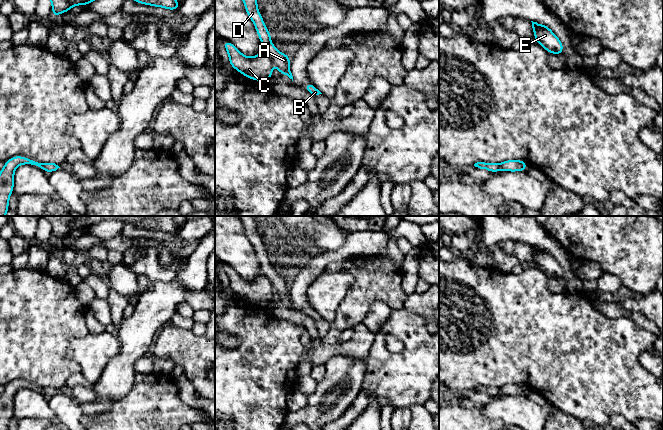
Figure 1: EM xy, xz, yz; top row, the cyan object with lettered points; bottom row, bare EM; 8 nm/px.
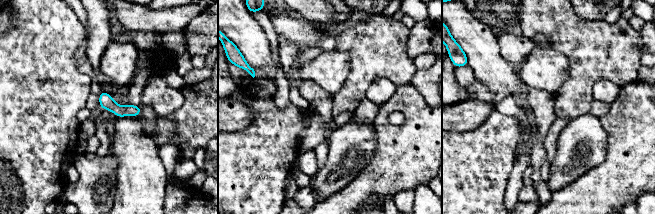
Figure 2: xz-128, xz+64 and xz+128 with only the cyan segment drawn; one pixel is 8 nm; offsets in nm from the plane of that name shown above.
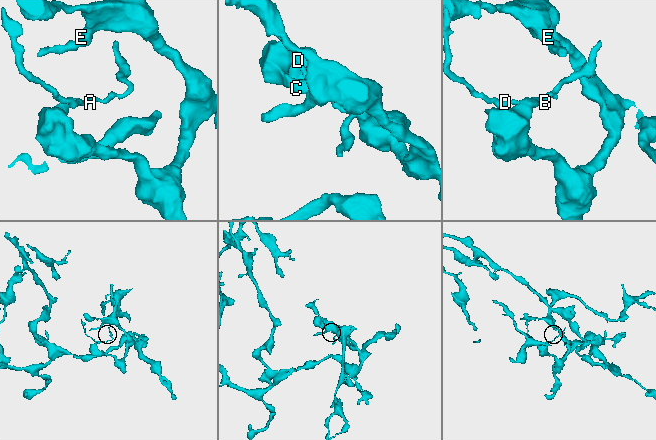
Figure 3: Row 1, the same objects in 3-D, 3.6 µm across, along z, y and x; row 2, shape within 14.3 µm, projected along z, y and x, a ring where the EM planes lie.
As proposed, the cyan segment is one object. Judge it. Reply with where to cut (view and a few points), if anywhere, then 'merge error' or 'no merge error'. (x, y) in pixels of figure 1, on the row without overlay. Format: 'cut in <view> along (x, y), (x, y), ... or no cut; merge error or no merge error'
cut in xz along (264, 275), (272, 285); merge error

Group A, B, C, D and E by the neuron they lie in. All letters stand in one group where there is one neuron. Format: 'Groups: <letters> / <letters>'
Groups: A B D / C E

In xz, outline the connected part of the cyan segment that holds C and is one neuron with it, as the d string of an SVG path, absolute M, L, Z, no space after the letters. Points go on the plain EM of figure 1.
M225 264L224 272L228 276L232 292L245 301L256 305L268 305L272 301L272 283L266 276L254 281L243 279L231 266Z

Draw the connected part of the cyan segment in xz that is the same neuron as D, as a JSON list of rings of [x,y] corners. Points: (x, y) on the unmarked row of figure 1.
[[[237,216],[237,217],[241,220],[244,226],[245,234],[249,242],[254,247],[264,276],[266,276],[270,280],[272,286],[276,289],[281,299],[285,298],[293,305],[293,300],[289,291],[290,280],[281,277],[272,268],[269,254],[264,249],[262,239],[258,235],[257,216]]]

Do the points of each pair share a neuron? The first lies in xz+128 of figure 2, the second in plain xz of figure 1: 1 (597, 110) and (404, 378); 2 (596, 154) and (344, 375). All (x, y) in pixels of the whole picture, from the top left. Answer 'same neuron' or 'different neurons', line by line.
1: different neurons
2: same neuron

